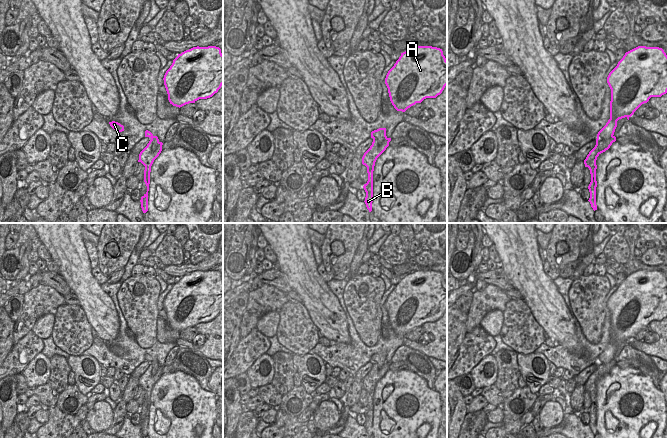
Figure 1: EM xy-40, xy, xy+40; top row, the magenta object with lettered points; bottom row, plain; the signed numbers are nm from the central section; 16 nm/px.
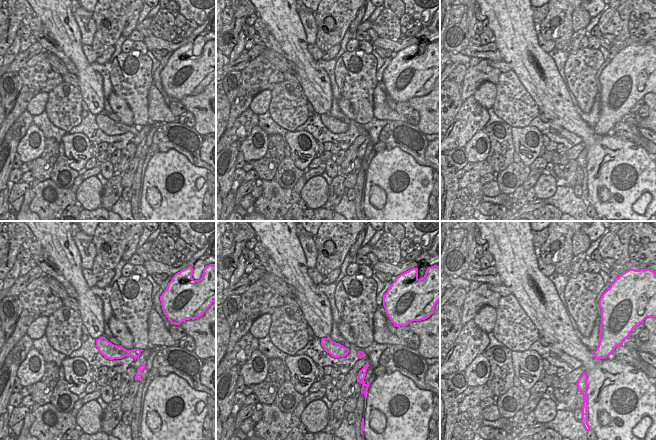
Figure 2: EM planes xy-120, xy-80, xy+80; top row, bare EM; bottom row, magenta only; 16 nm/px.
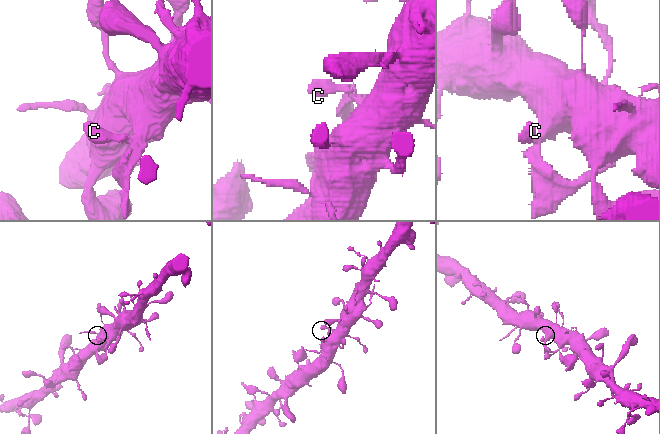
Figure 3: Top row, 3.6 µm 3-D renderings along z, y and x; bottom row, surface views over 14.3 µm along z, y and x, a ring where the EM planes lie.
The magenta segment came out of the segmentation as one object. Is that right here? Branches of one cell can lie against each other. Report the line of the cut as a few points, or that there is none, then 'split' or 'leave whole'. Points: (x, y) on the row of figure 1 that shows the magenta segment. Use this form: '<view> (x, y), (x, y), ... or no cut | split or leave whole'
xy-40 (151, 139), (154, 151) | split

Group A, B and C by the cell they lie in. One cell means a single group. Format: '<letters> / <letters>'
A C / B

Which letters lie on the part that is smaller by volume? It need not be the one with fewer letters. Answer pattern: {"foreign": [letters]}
{"foreign": ["B"]}

